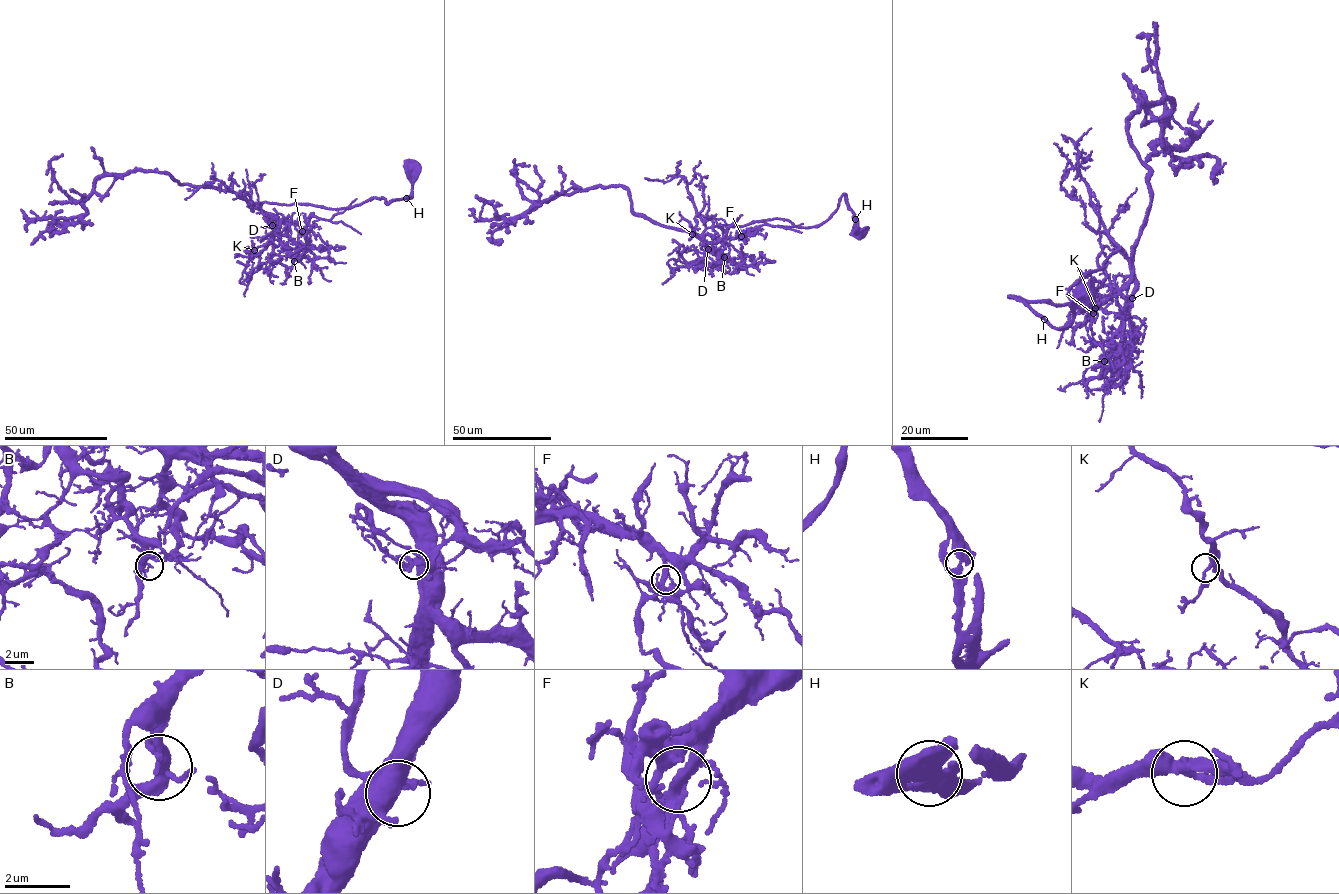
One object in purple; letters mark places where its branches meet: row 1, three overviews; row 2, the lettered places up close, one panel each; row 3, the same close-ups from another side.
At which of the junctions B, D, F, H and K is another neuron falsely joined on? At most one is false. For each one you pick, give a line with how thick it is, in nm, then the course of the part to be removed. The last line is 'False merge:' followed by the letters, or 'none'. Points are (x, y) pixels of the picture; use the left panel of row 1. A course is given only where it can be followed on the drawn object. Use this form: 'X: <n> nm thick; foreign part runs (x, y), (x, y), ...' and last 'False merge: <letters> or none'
False merge: none

